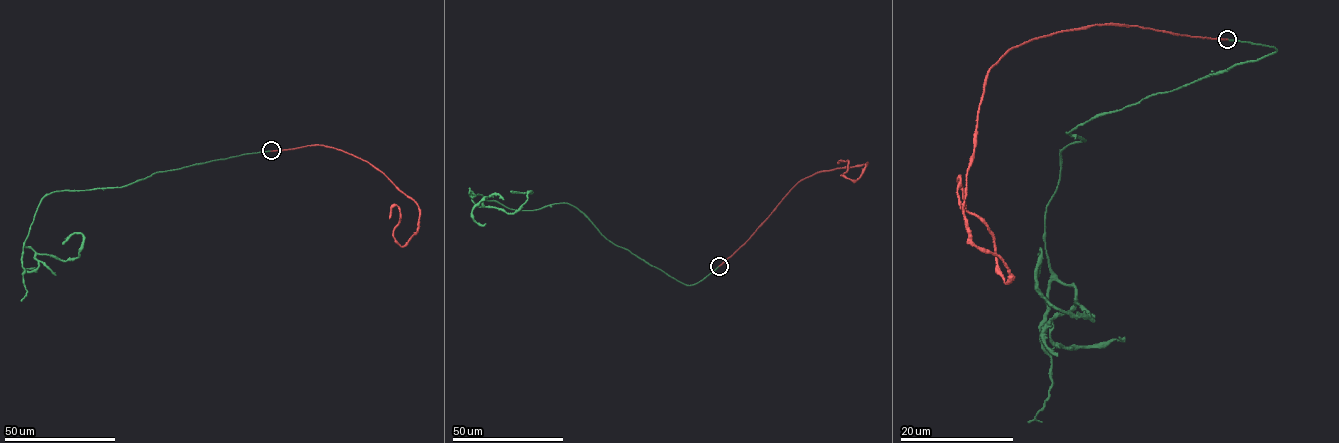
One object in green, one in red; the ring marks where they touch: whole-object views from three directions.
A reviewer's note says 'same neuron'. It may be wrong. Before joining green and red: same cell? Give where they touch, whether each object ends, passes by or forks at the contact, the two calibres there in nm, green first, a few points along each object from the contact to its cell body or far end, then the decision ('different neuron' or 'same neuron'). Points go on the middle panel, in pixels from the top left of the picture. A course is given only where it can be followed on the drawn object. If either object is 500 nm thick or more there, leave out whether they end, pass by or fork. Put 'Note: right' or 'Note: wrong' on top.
Note: right
place (719, 266); green ends; red ends; calibres 160 and 180 nm; course green (719, 266), (687, 285), (568, 203), (472, 200), (514, 213), (531, 191), (510, 191); course red (719, 266), (799, 181), (867, 163), (852, 180), (841, 175), (847, 160), (837, 162); same neuron

